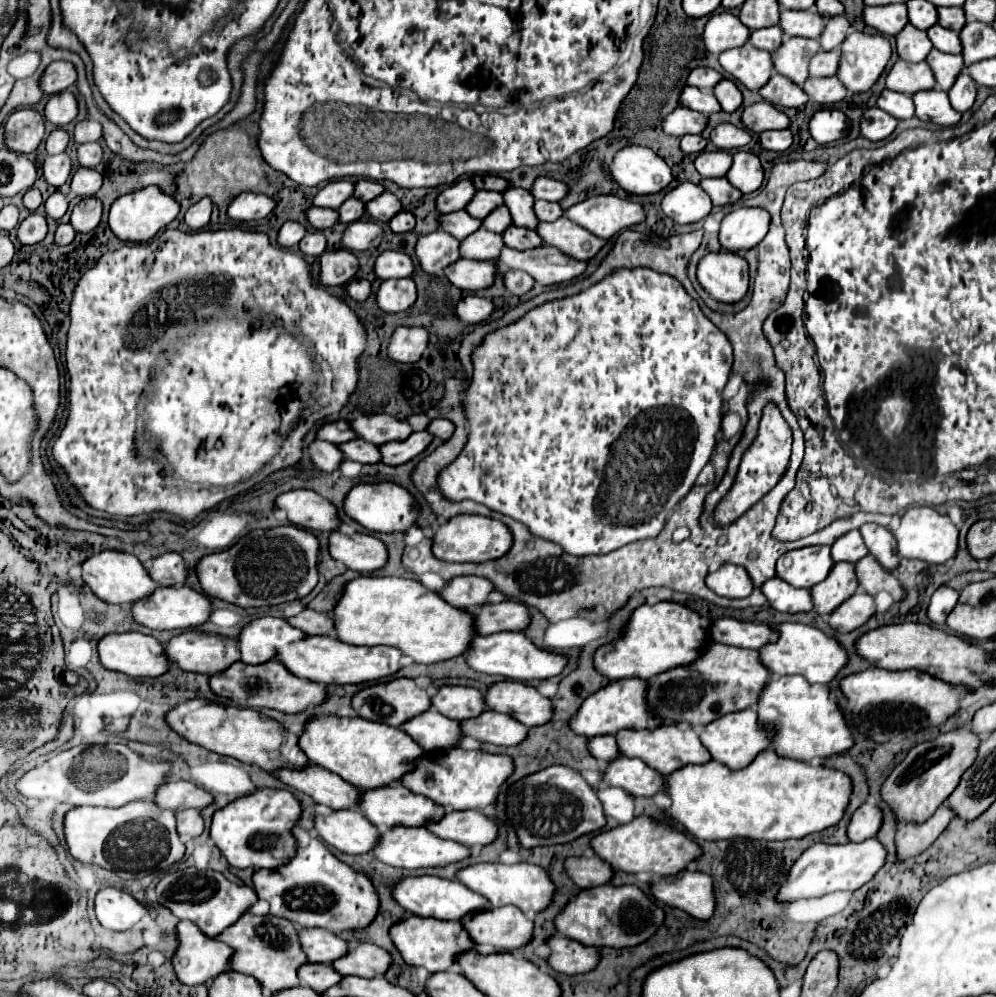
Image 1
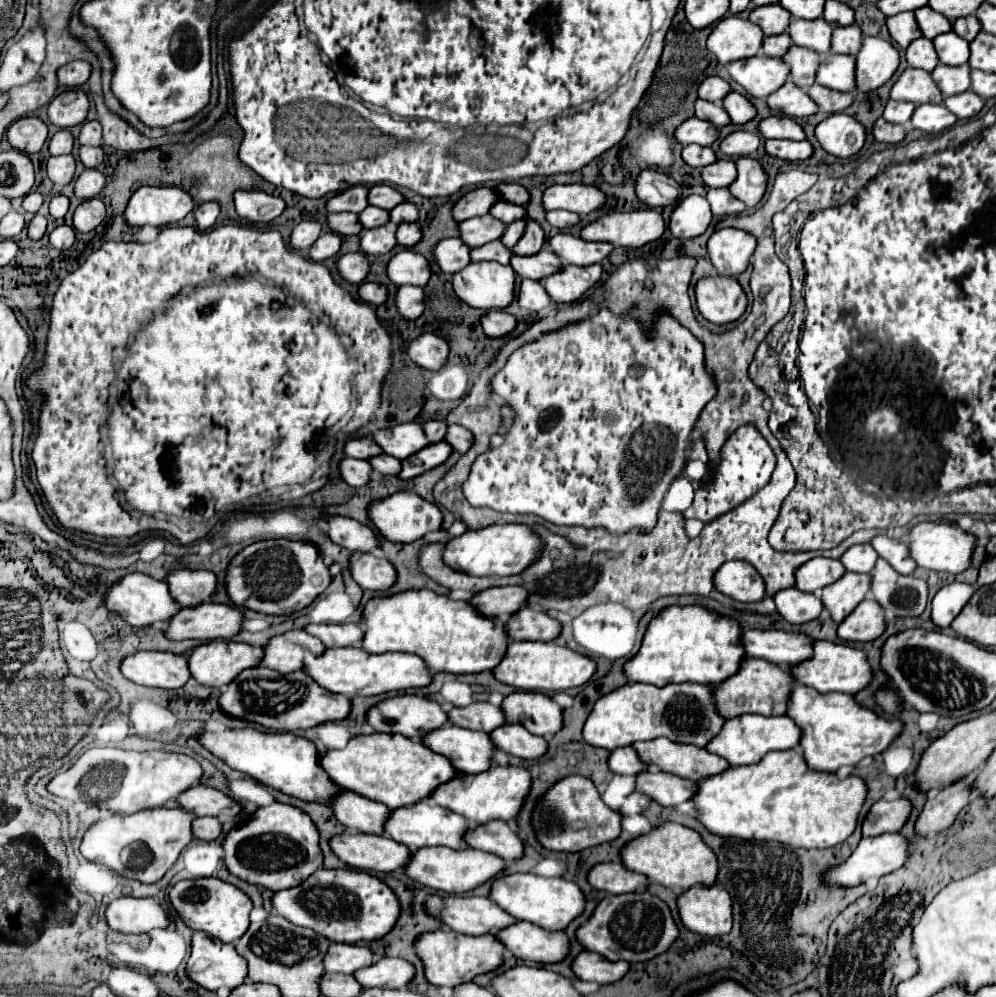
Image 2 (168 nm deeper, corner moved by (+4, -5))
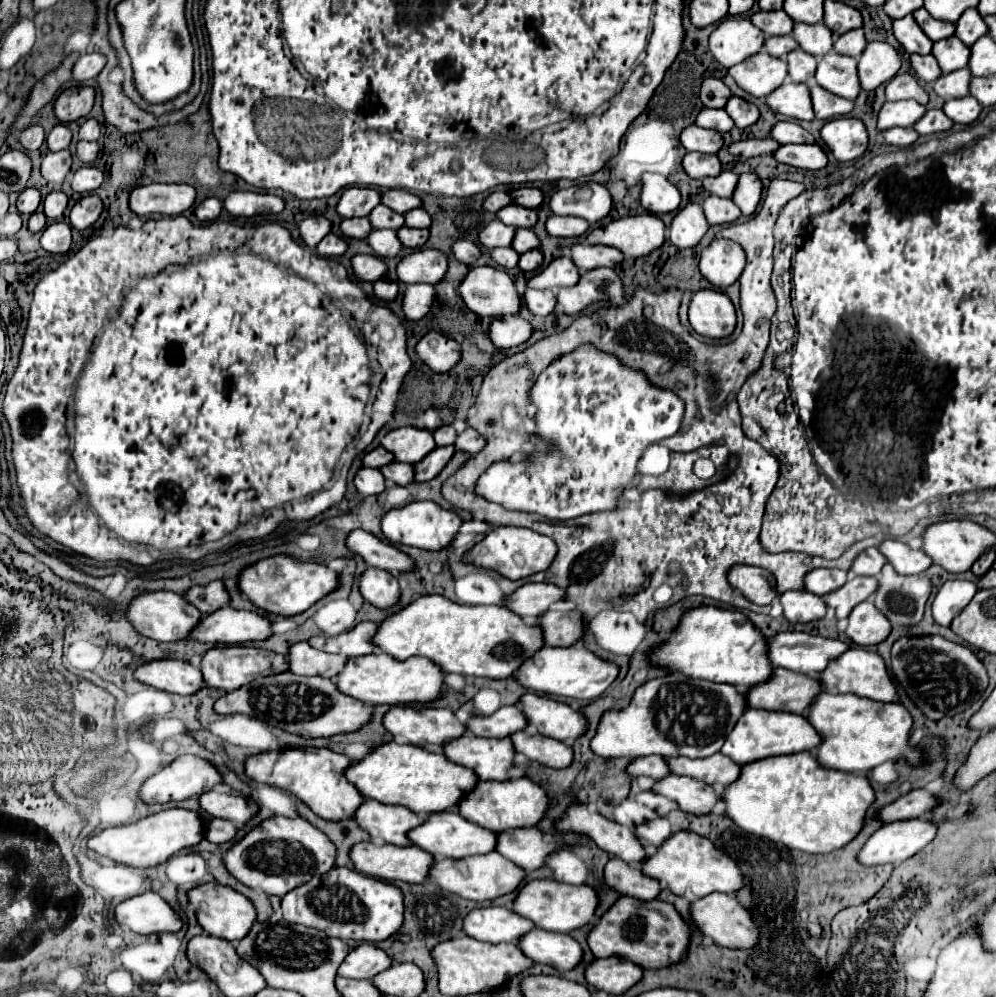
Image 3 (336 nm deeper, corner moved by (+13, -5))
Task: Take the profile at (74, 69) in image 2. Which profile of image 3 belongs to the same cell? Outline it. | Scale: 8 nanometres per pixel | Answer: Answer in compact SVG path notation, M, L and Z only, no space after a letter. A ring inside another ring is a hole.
M85 53L73 65L73 79L75 81L95 79L95 75L99 75L99 71L103 69L103 65L105 65L103 55L99 55L99 53Z

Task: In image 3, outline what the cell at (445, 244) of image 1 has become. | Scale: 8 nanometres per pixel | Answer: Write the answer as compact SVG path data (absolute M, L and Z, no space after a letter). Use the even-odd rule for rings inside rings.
M455 241L451 245L451 253L457 261L461 263L475 263L475 259L479 257L479 247L473 241Z

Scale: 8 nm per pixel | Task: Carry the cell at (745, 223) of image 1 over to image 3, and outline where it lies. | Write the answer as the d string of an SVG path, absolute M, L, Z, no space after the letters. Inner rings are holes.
M713 239L701 251L701 275L717 289L725 289L735 283L745 267L745 251L731 239Z

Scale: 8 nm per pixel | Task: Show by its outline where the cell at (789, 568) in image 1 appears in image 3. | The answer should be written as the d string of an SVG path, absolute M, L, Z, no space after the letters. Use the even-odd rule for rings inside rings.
M813 569L805 575L805 589L809 593L815 593L815 595L827 595L835 589L839 589L843 583L847 581L847 571L843 569Z

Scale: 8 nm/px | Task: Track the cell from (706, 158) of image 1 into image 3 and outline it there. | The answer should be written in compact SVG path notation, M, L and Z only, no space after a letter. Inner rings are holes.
M721 171L721 175L717 177L705 177L703 179L703 187L719 197L731 197L735 191L735 183L737 183L737 175L733 171Z

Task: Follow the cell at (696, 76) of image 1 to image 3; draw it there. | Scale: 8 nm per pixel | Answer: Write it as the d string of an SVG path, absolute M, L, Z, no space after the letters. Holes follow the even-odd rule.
M707 77L701 85L701 93L699 93L699 99L703 101L705 107L713 107L713 109L721 109L725 107L727 99L731 97L731 91L729 87L717 79L717 77Z

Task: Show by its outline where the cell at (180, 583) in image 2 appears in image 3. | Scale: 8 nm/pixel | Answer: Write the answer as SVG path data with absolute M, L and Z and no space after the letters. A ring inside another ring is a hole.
M209 581L207 585L193 585L185 591L185 601L201 611L201 615L209 615L221 607L229 605L229 595L225 591L223 581Z

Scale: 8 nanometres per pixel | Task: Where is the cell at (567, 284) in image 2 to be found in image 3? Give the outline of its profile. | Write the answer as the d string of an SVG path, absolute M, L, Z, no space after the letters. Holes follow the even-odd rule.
M597 267L597 269L591 269L587 273L583 273L579 277L579 283L573 285L573 287L561 287L557 291L557 307L567 313L567 315L579 315L585 307L589 307L591 303L595 301L605 301L605 303L623 303L625 299L625 291L621 287L621 281L619 277L615 275L613 269L609 267Z

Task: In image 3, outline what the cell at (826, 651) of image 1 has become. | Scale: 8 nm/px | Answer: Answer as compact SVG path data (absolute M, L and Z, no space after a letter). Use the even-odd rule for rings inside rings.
M849 649L843 655L831 659L831 663L819 673L819 683L823 685L823 689L833 689L839 693L855 693L859 697L867 697L873 701L883 701L883 703L895 703L899 701L897 693L895 693L895 685L889 679L889 673L885 669L883 659L873 653L873 651L865 651L865 649Z

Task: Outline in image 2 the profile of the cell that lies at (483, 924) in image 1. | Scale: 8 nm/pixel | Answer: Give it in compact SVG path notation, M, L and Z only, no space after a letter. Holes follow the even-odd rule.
M520 921L502 929L496 935L506 949L518 959L530 959L536 963L560 963L570 953L570 939L564 931L546 931L532 923Z

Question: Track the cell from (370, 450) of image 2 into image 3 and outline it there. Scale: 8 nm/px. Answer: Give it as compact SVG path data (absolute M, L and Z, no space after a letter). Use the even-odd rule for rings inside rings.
M375 447L375 449L367 451L367 453L363 453L363 459L361 461L363 461L365 467L379 469L383 463L391 463L393 459L391 459L391 453L389 451L385 451L383 447Z

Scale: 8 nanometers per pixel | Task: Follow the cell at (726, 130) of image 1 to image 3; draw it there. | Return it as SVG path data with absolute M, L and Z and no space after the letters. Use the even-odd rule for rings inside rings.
M745 139L745 141L735 141L727 149L735 157L757 157L763 153L773 153L777 143L773 139Z

